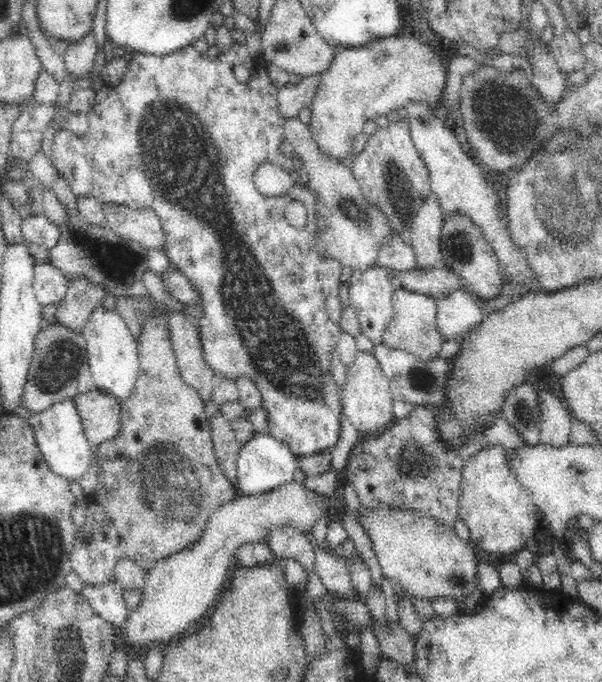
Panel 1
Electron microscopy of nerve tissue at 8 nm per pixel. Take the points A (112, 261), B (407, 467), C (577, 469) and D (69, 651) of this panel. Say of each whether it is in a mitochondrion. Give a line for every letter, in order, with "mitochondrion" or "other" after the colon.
A: mitochondrion
B: mitochondrion
C: mitochondrion
D: mitochondrion

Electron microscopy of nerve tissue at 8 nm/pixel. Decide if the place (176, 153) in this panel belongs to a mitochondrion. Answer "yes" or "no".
yes

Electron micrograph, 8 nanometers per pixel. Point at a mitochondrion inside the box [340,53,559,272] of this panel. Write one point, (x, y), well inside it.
(501, 116)

